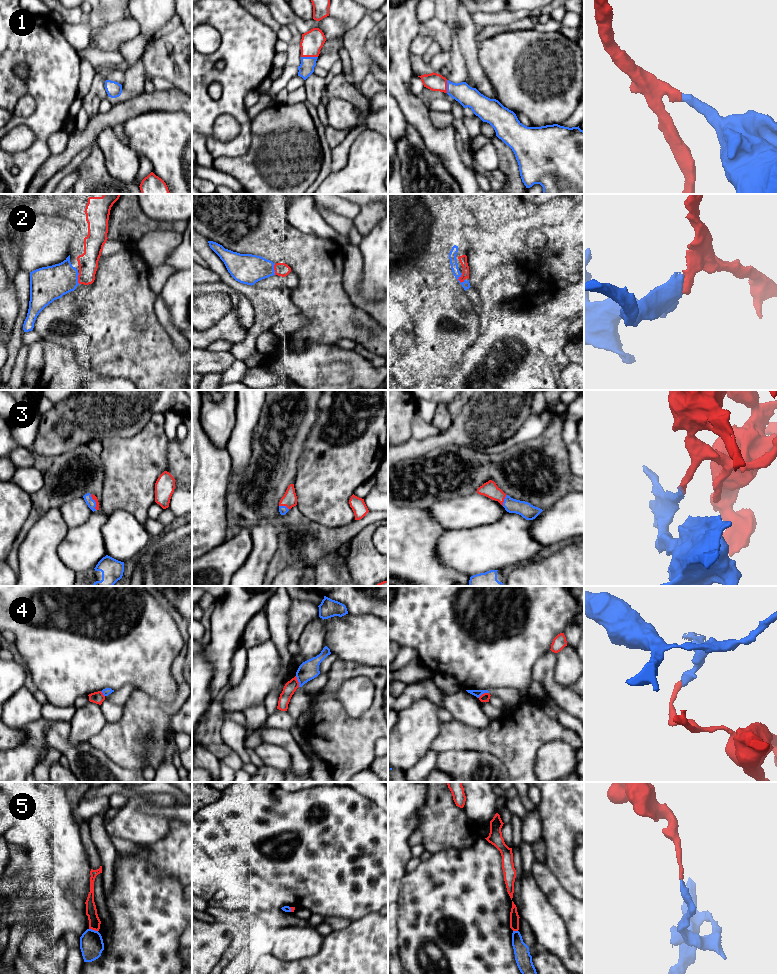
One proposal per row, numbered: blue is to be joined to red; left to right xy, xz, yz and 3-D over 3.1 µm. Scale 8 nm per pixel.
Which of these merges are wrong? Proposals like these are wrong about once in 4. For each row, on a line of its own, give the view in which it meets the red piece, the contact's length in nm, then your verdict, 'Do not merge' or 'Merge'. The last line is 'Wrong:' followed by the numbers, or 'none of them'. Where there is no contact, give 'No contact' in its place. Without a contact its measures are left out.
1: Touches red in xz. Shared border 140 nm. Merge
2: Touches red in yz. Shared border 90 nm. Merge
3: Touches red in yz. Shared border 90 nm. Merge
4: Touches red in xz. Shared border 90 nm. Do not merge
5: Touches red in xy. Shared border 80 nm. Do not merge
Wrong: 4, 5

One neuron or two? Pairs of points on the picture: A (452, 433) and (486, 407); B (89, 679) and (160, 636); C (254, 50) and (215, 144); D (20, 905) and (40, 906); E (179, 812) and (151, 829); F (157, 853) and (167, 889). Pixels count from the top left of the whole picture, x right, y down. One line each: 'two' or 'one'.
A: one
B: one
C: one
D: one
E: two
F: two

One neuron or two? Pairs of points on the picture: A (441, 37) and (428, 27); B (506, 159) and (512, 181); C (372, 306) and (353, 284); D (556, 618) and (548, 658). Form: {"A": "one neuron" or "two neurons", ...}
{"A": "one neuron", "B": "one neuron", "C": "one neuron", "D": "two neurons"}

